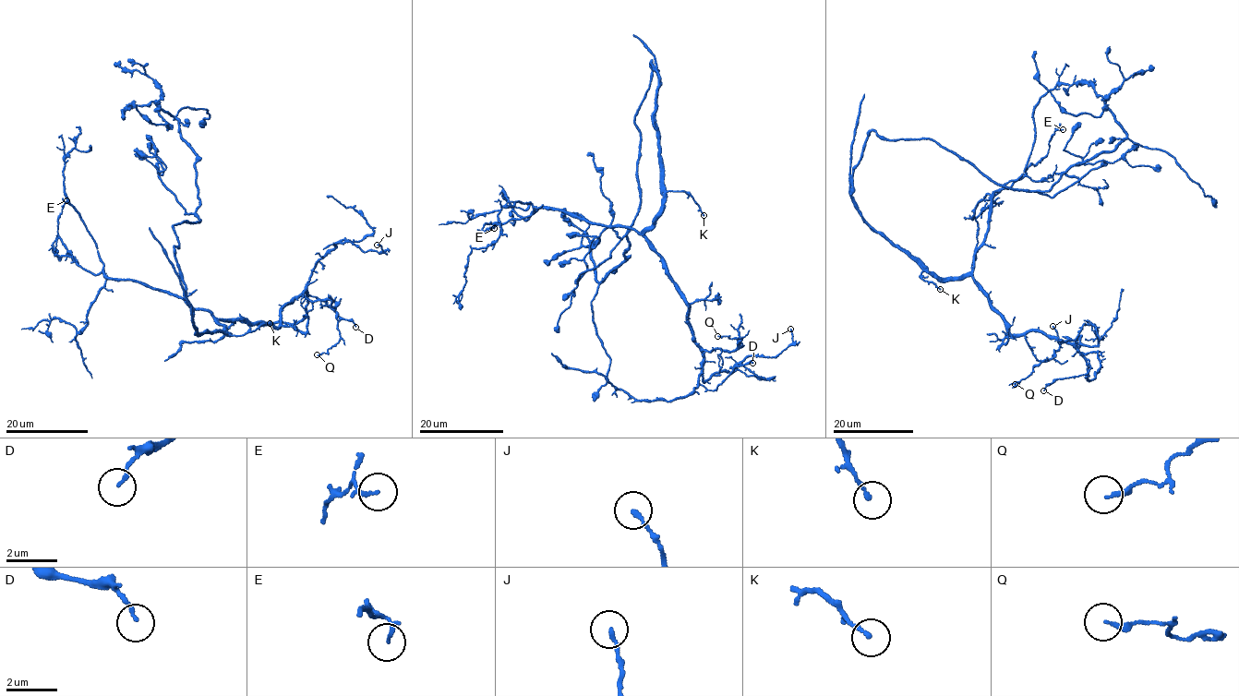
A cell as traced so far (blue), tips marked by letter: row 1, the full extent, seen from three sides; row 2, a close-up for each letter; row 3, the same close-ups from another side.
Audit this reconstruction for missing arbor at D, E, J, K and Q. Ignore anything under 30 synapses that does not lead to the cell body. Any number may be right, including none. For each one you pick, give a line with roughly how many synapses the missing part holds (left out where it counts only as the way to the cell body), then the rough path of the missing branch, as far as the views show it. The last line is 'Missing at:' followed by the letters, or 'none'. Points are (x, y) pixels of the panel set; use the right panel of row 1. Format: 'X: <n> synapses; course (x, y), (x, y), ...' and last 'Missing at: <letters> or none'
Missing at: none

